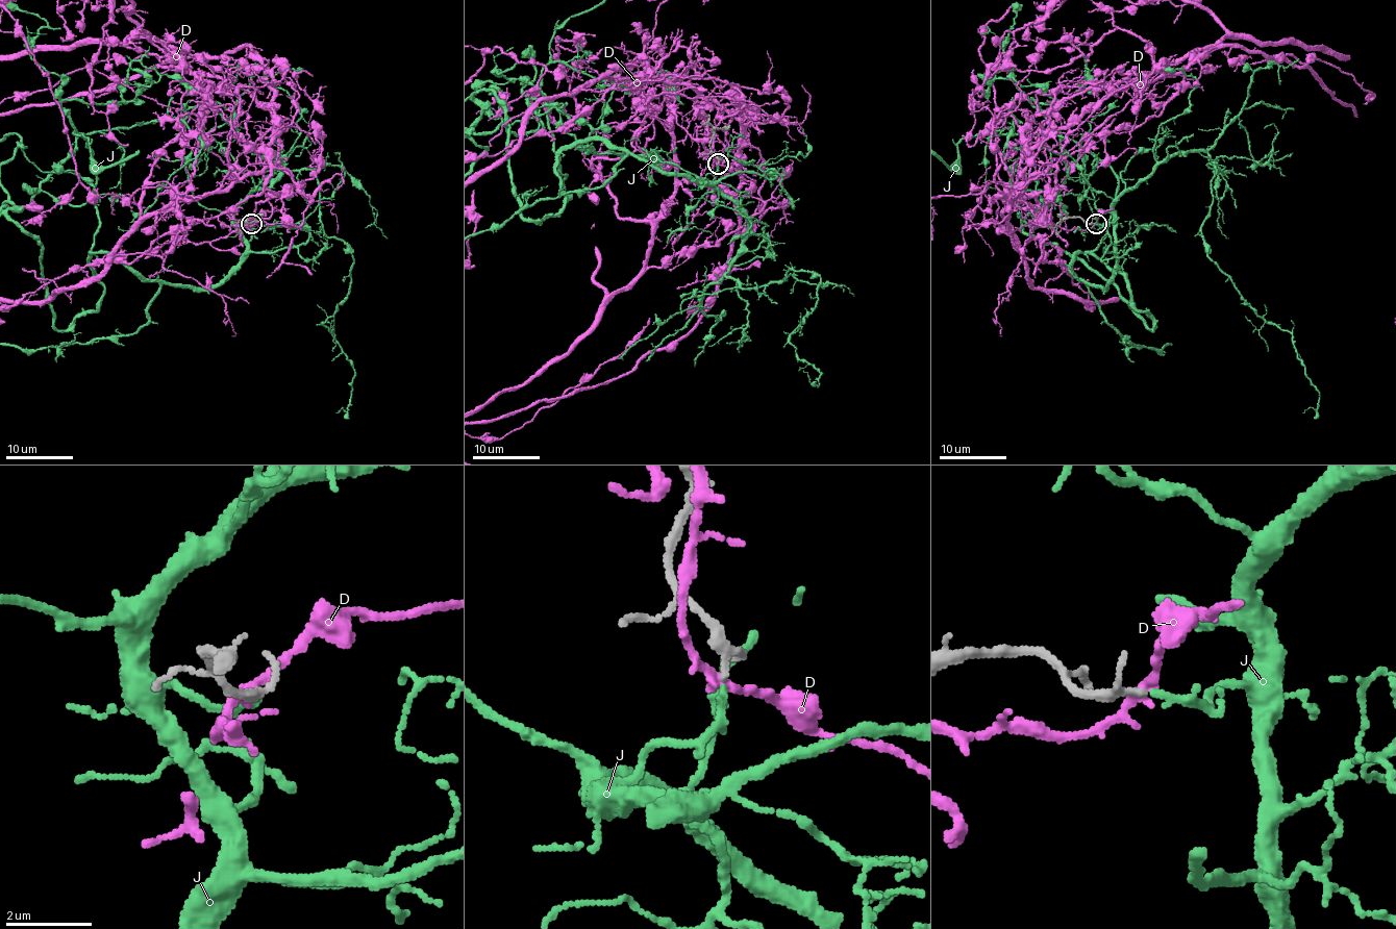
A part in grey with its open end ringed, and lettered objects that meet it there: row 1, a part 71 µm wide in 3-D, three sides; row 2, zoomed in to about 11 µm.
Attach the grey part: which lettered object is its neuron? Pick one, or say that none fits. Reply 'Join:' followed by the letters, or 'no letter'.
Join: J

